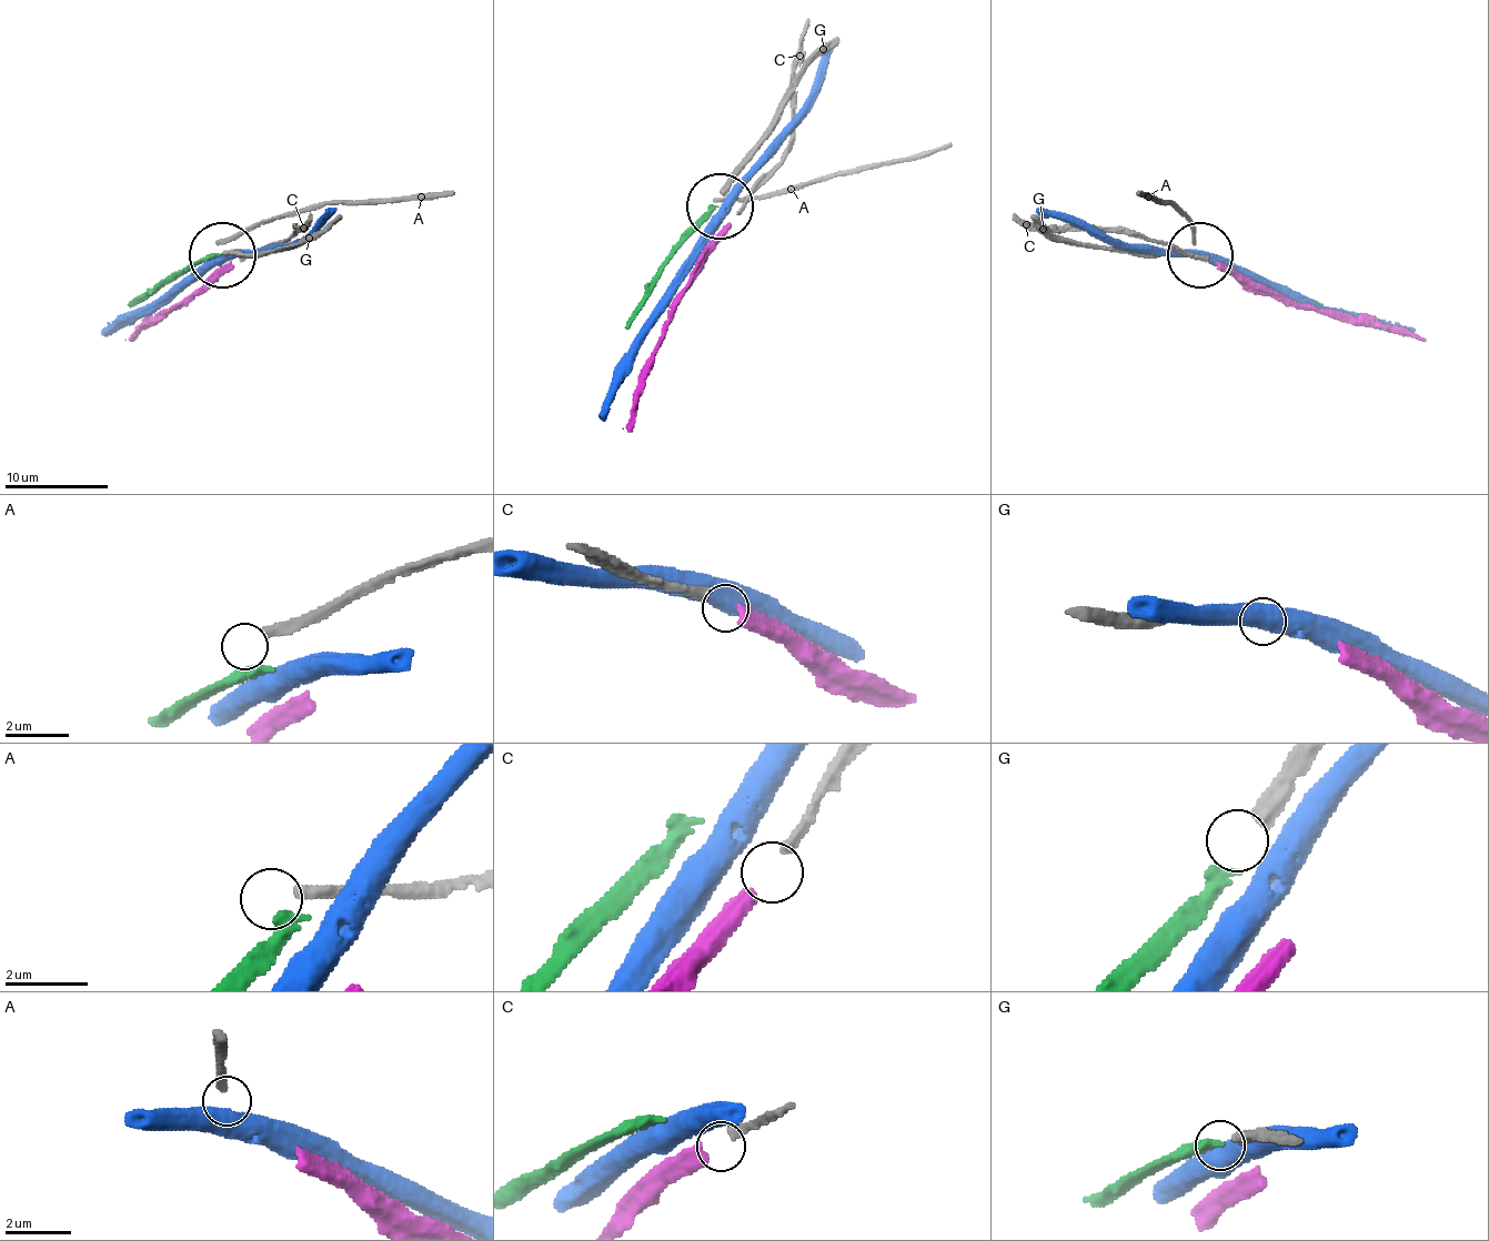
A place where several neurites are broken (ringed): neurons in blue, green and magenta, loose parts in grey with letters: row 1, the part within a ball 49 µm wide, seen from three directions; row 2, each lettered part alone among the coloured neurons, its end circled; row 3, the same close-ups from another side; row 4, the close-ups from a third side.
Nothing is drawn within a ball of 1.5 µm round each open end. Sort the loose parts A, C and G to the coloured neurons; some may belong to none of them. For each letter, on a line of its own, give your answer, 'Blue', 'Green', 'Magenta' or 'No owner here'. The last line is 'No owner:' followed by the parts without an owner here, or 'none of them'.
A: No owner here
C: Magenta
G: Green
No owner: A

